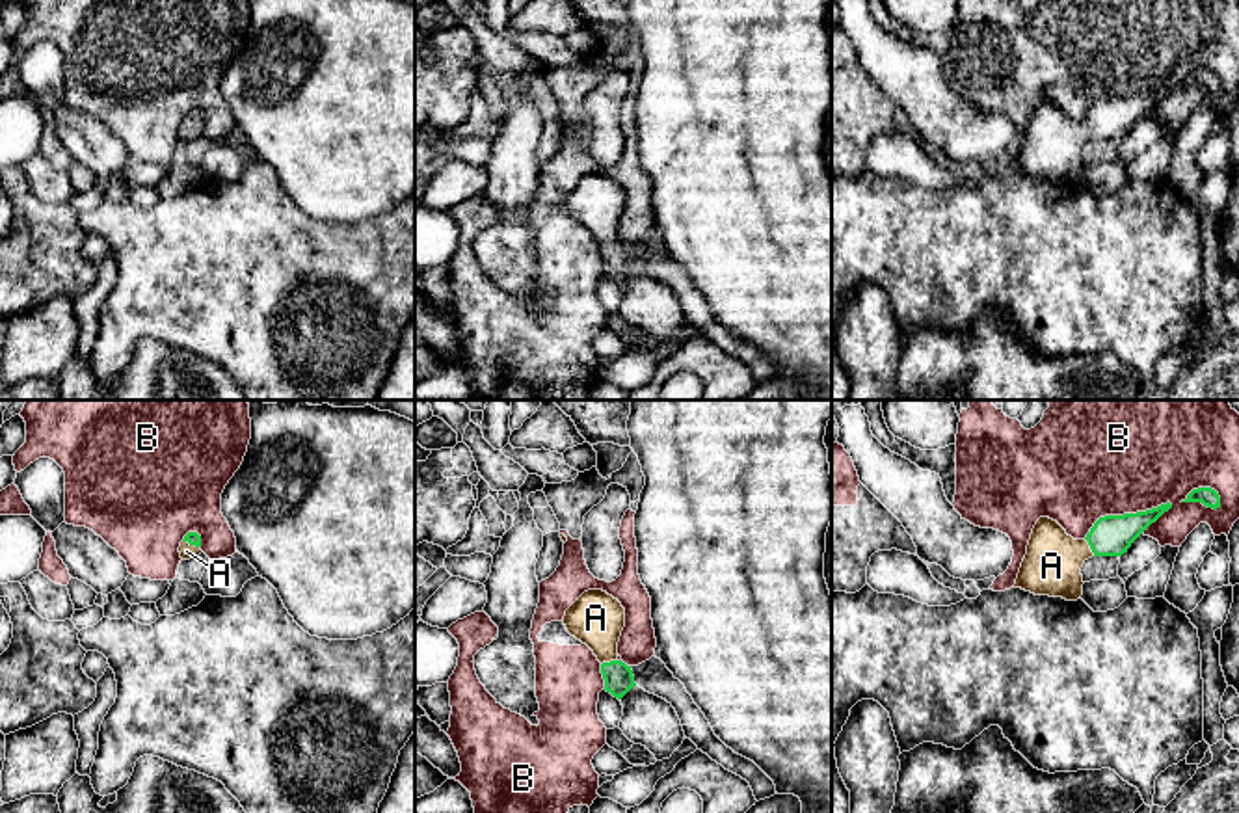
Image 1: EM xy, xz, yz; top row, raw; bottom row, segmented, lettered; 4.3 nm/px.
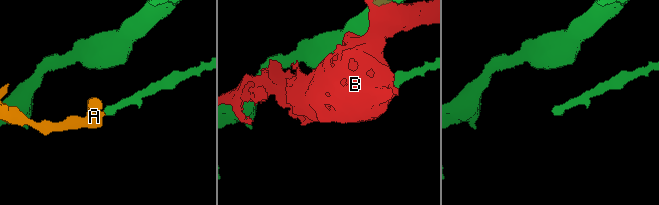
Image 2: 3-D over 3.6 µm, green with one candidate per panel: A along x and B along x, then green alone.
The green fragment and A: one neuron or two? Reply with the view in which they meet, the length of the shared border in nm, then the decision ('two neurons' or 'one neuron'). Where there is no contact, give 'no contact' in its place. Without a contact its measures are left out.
yz | 90 nm | one neuron

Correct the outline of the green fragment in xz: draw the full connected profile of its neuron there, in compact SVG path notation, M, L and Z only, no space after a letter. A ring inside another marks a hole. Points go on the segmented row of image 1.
M588 590L566 610L564 625L601 662L606 692L621 700L636 686L631 666L618 659L618 642L625 627L625 608L618 599L603 590Z

